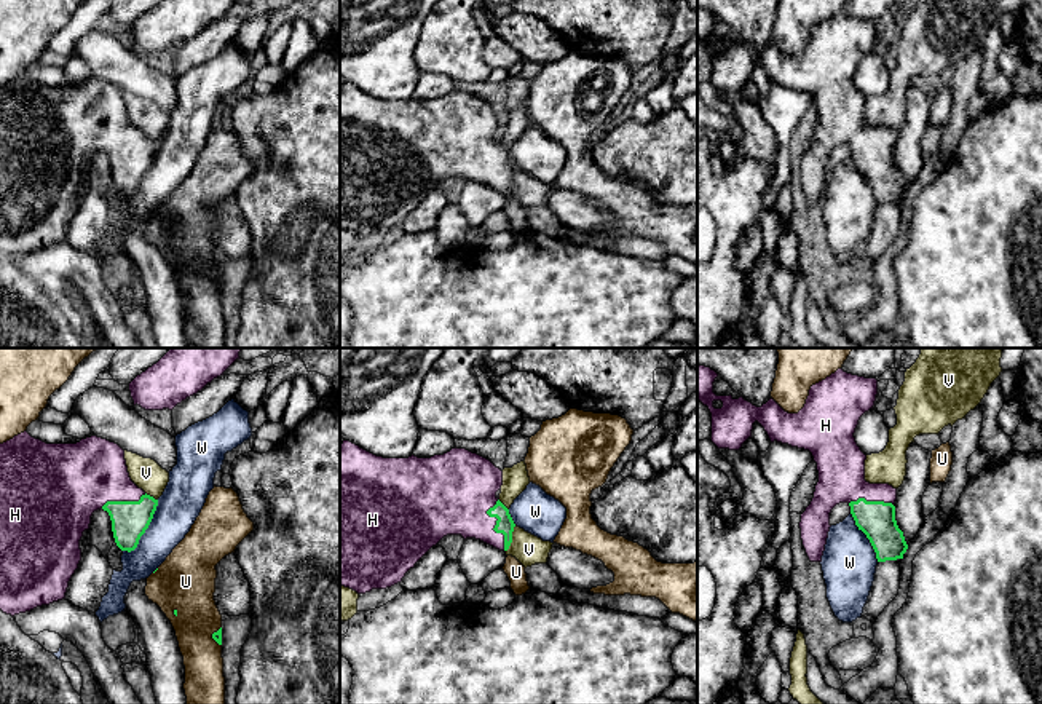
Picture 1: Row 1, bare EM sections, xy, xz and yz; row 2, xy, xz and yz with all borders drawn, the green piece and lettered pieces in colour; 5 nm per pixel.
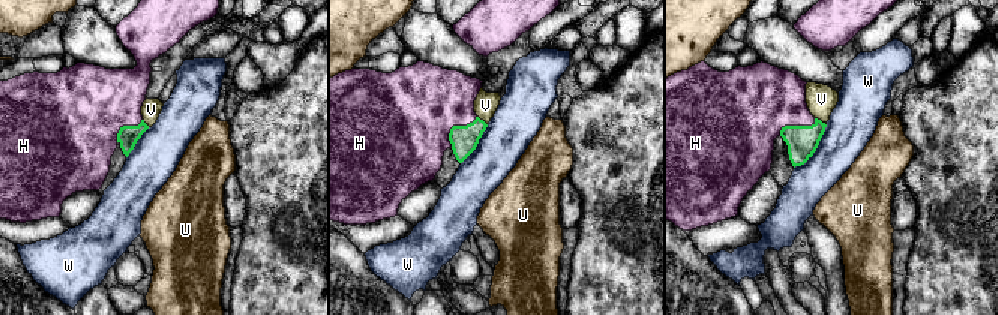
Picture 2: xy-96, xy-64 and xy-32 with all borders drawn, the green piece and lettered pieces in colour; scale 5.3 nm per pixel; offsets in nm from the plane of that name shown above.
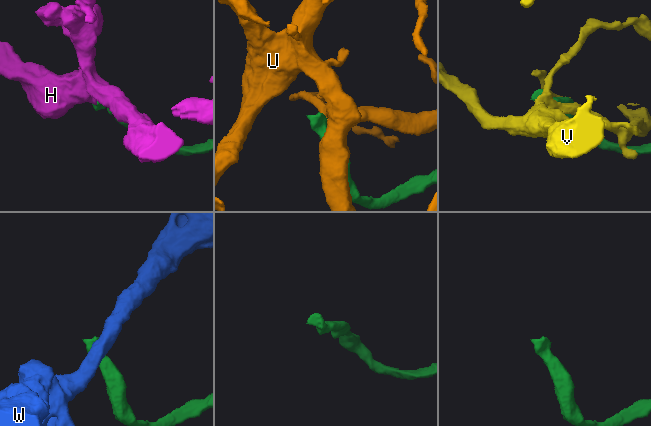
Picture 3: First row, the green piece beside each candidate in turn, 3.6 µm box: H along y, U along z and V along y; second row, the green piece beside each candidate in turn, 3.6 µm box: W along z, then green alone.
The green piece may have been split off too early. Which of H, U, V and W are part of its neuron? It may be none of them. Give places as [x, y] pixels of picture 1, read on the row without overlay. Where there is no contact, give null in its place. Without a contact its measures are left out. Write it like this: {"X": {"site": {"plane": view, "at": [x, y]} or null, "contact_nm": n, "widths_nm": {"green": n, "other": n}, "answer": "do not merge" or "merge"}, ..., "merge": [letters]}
{"H": {"site": {"plane": "xz", "at": [495, 168]}, "contact_nm": 260, "widths_nm": {"green": 90, "other": 360}, "answer": "merge"}, "U": {"site": {"plane": "xy", "at": [213, 278]}, "contact_nm": 100, "widths_nm": {"green": 50, "other": 220}, "answer": "do not merge"}, "V": {"site": {"plane": "xz", "at": [511, 181]}, "contact_nm": 140, "widths_nm": {"green": 90, "other": 160}, "answer": "do not merge"}, "W": {"site": {"plane": "xy", "at": [146, 171]}, "contact_nm": 320, "widths_nm": {"green": 190, "other": 220}, "answer": "do not merge"}, "merge": ["H"]}

